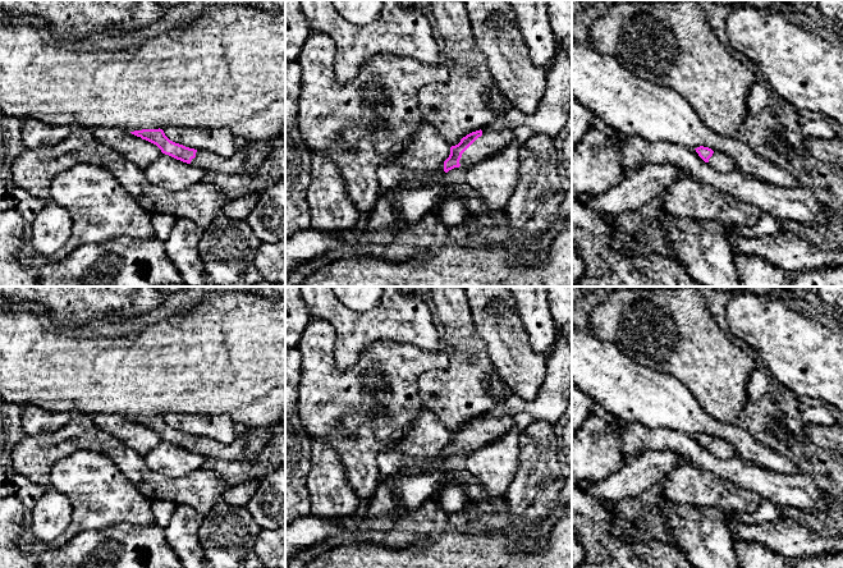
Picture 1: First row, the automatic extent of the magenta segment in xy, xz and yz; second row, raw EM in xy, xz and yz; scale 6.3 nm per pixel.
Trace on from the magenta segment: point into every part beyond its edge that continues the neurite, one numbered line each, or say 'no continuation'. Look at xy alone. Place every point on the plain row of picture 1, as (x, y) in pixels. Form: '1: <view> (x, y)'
1: xy (237, 450)

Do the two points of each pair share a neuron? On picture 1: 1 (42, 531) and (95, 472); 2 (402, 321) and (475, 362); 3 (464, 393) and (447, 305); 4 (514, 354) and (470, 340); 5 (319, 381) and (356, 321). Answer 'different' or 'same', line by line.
1: different
2: different
3: same
4: different
5: different

